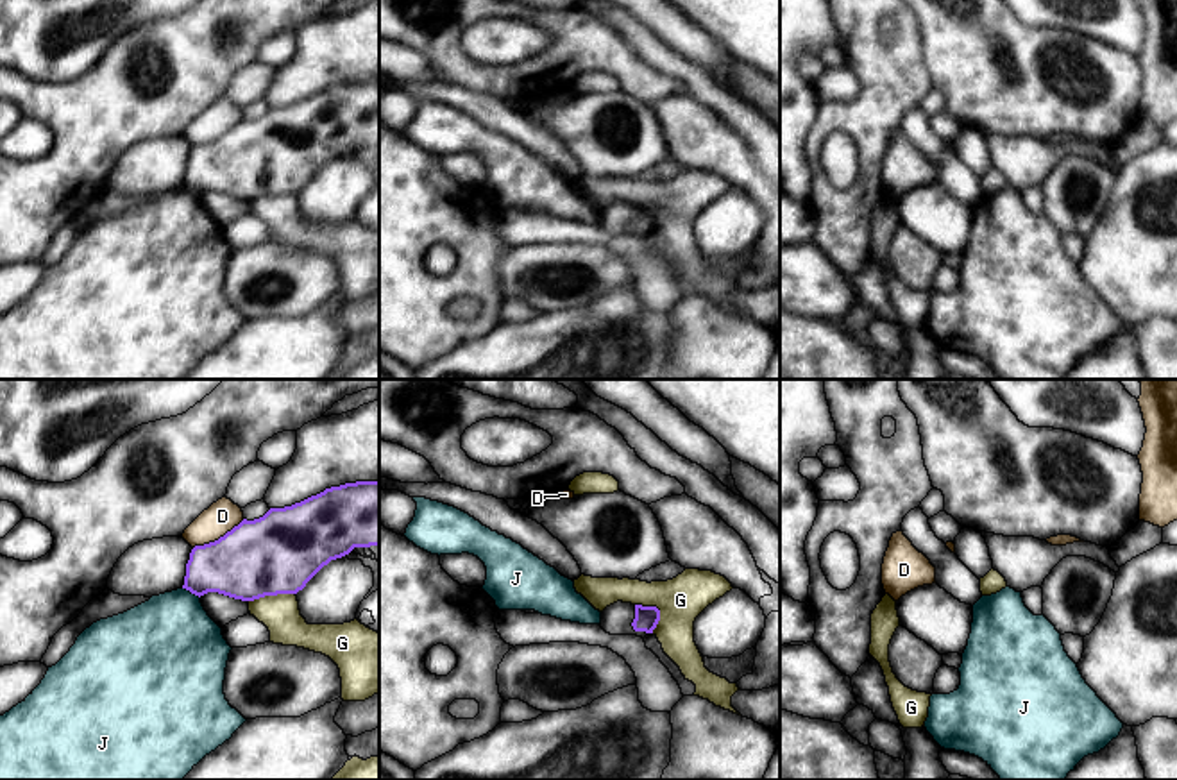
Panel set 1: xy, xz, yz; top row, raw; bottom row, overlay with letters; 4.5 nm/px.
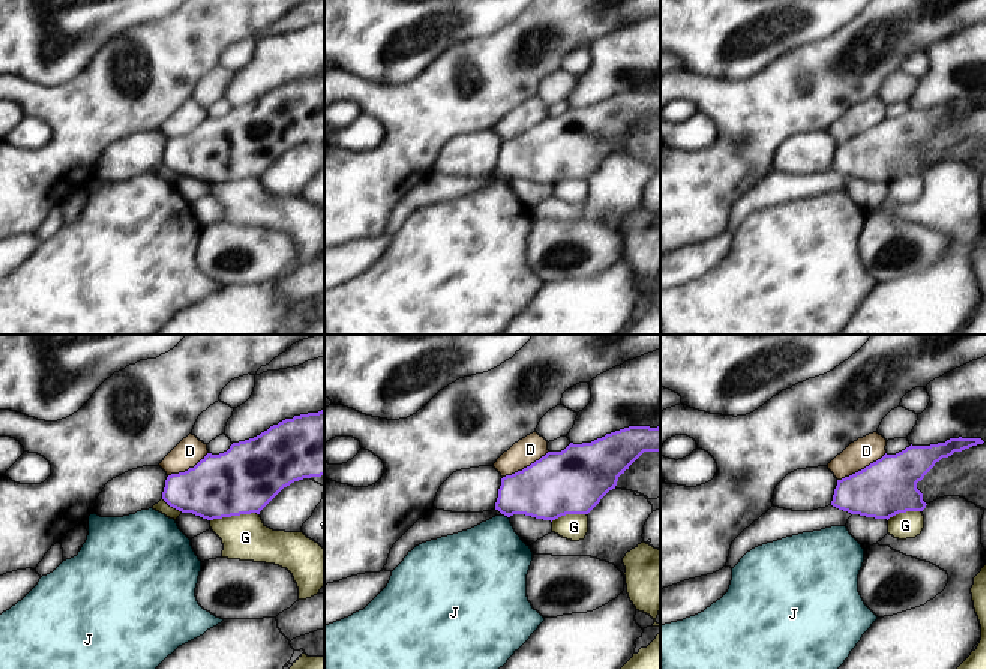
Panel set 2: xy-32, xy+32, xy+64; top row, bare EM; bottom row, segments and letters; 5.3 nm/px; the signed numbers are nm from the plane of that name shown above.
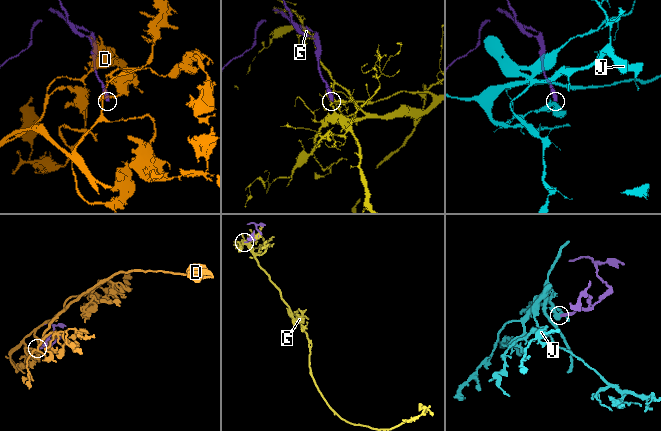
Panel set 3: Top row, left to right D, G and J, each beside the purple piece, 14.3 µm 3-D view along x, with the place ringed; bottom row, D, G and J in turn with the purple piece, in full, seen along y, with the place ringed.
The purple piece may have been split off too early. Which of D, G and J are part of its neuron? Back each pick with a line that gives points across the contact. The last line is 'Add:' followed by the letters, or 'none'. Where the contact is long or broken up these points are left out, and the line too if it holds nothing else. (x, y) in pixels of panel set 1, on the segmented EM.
Add: none

